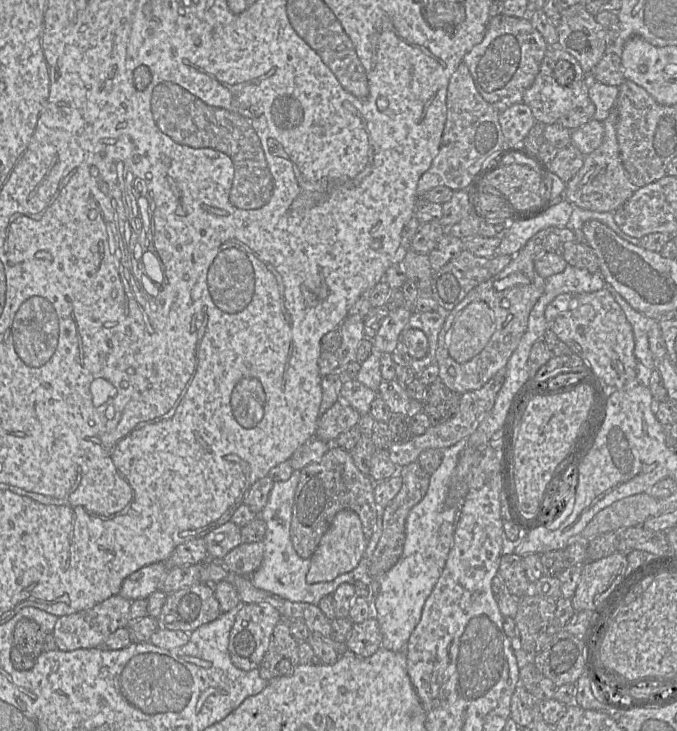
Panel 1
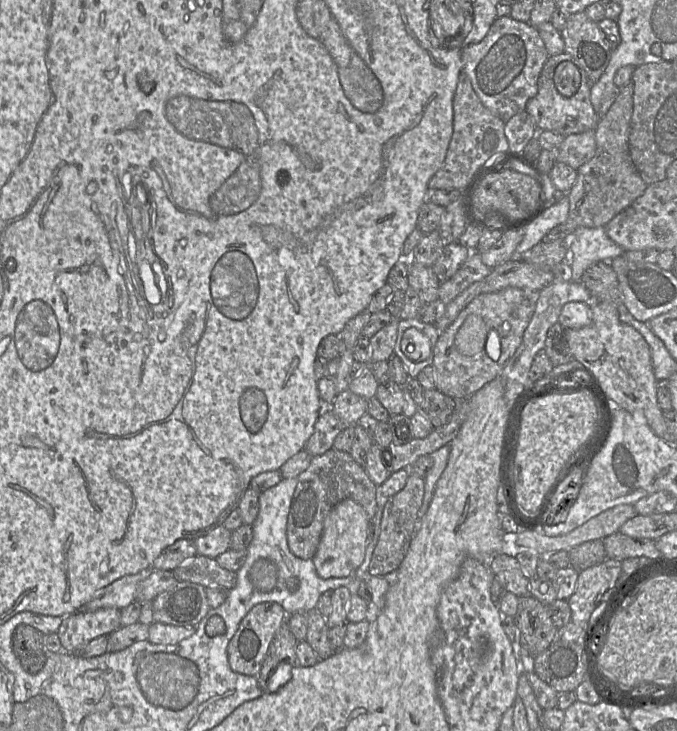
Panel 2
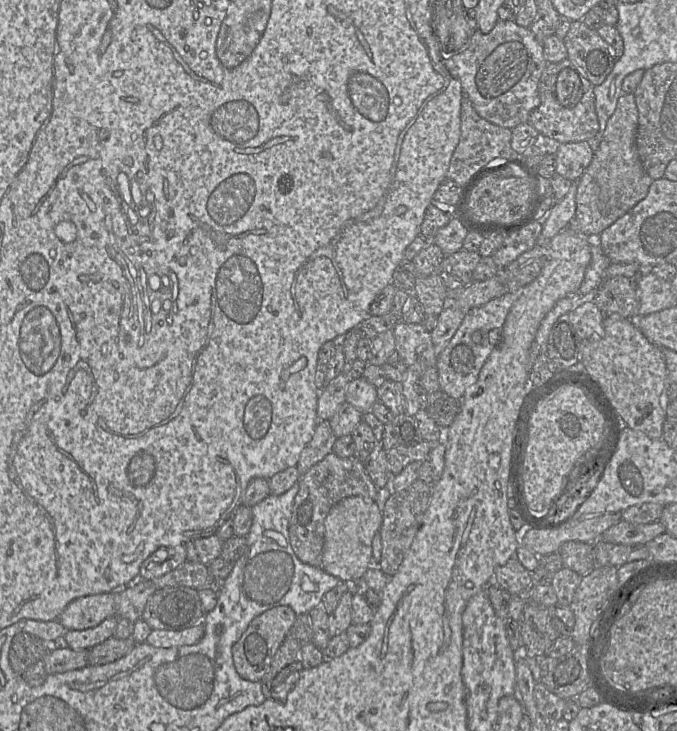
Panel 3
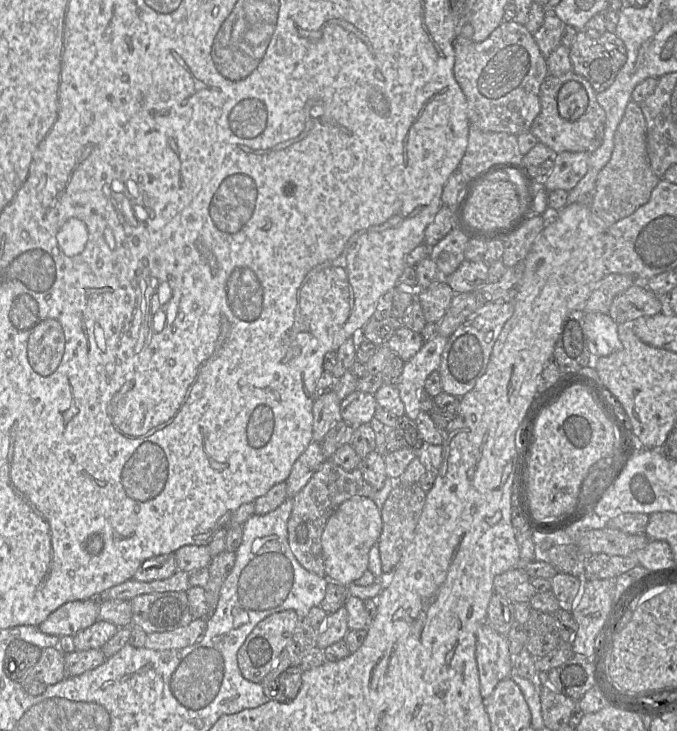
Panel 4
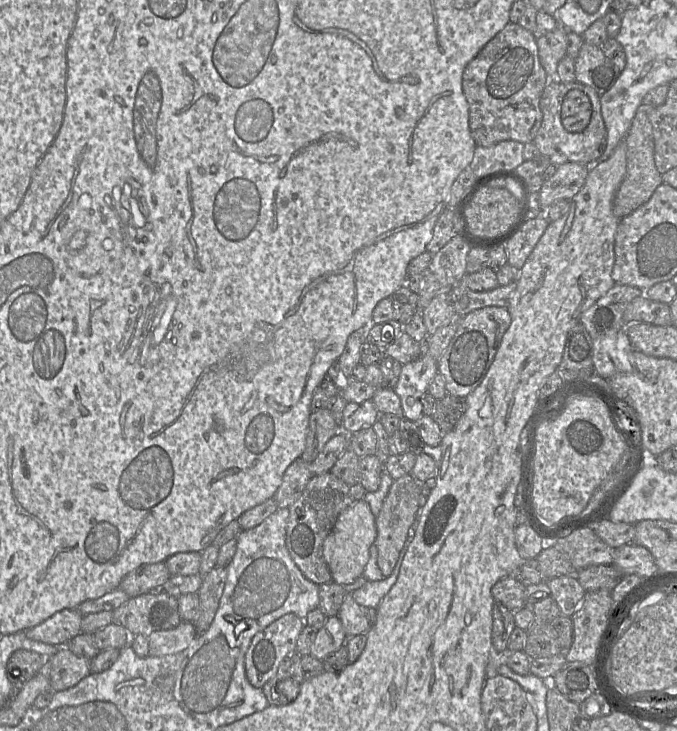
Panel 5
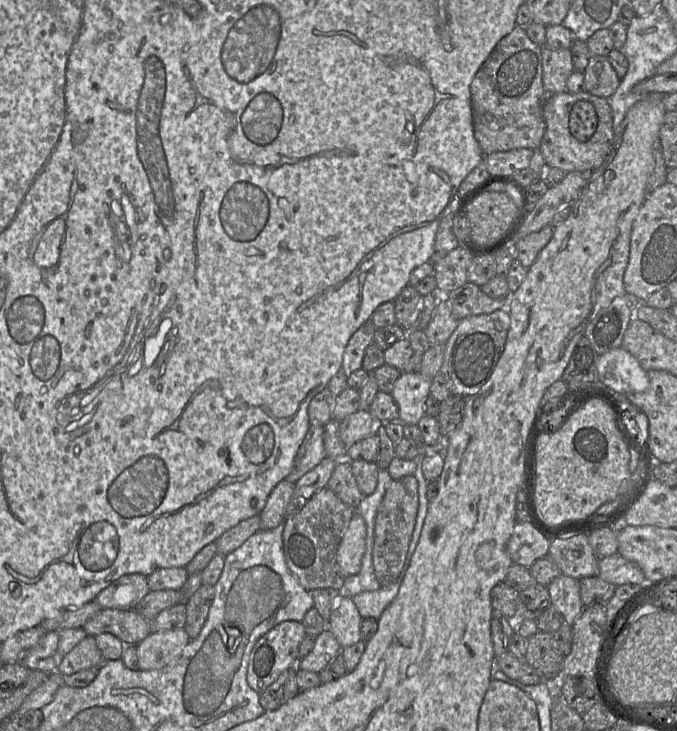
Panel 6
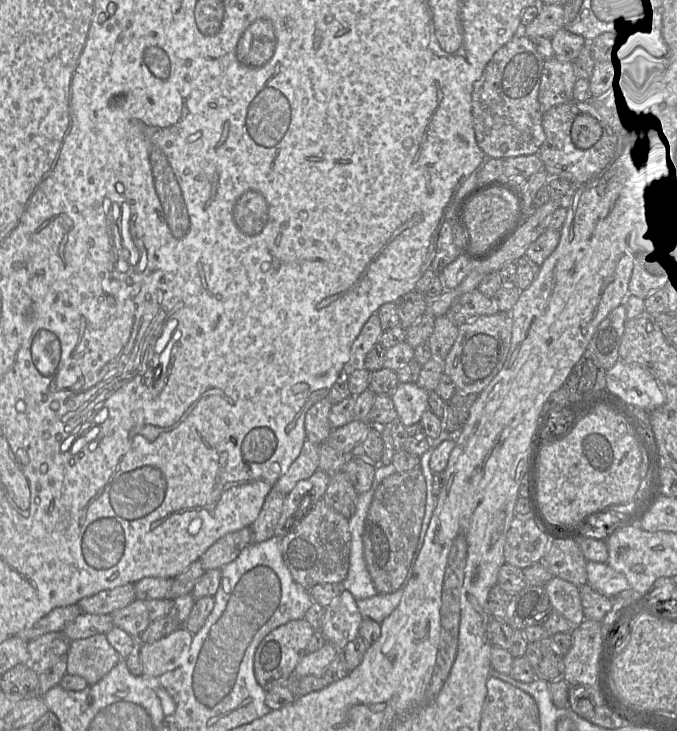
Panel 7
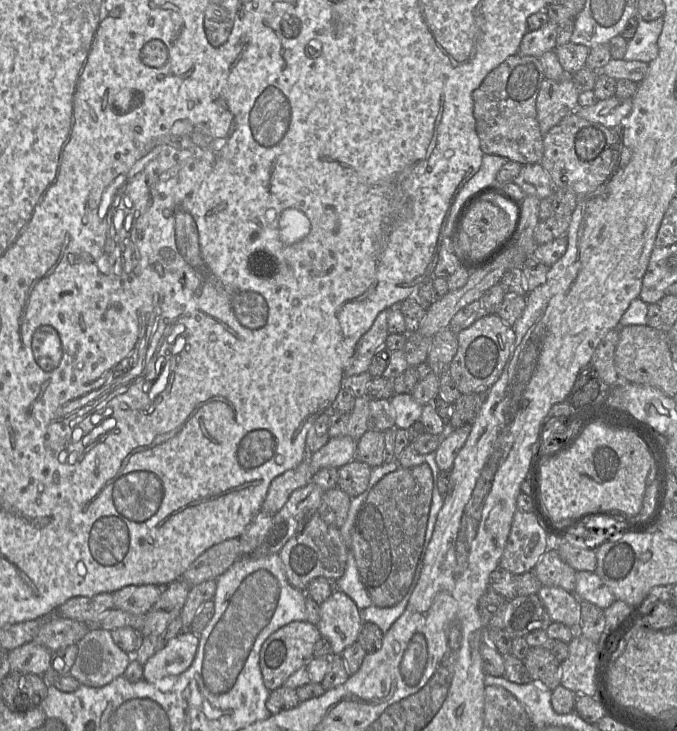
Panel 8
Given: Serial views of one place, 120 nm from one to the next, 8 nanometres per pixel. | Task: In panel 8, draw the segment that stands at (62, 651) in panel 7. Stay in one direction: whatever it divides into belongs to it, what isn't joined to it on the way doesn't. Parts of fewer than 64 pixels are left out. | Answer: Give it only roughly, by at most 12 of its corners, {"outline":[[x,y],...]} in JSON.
{"outline":[[28,642],[10,652],[10,672],[43,675],[52,652]]}

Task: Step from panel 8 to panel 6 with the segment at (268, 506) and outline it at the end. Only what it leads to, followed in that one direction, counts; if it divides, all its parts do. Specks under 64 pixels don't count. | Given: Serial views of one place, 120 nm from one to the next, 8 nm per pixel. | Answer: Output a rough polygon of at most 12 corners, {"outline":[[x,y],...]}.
{"outline":[[310,424],[285,479],[293,484],[326,457],[324,426]]}

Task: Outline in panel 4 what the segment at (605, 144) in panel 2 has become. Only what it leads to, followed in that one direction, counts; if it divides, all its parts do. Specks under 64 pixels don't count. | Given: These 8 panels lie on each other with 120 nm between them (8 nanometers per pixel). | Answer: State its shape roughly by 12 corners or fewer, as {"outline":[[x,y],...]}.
{"outline":[[630,101],[591,210],[606,229],[649,201],[646,120]]}

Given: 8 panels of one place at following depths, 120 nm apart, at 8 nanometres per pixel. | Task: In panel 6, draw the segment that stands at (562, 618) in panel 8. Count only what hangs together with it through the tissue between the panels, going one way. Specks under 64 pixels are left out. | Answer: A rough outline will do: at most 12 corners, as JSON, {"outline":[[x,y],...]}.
{"outline":[[561,575],[547,588],[572,625],[584,610],[579,580]]}

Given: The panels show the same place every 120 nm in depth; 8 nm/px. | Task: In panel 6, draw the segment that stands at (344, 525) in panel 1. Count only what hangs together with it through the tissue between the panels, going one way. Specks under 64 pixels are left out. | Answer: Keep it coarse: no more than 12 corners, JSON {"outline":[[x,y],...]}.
{"outline":[[355,513],[337,550],[344,577],[360,571],[366,524]]}

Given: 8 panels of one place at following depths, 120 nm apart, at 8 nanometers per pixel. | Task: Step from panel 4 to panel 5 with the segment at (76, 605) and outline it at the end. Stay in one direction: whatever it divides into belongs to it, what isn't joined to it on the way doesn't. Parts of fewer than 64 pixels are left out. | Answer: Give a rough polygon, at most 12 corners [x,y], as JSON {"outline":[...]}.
{"outline":[[64,609],[25,631],[63,647],[81,633],[83,616]]}

